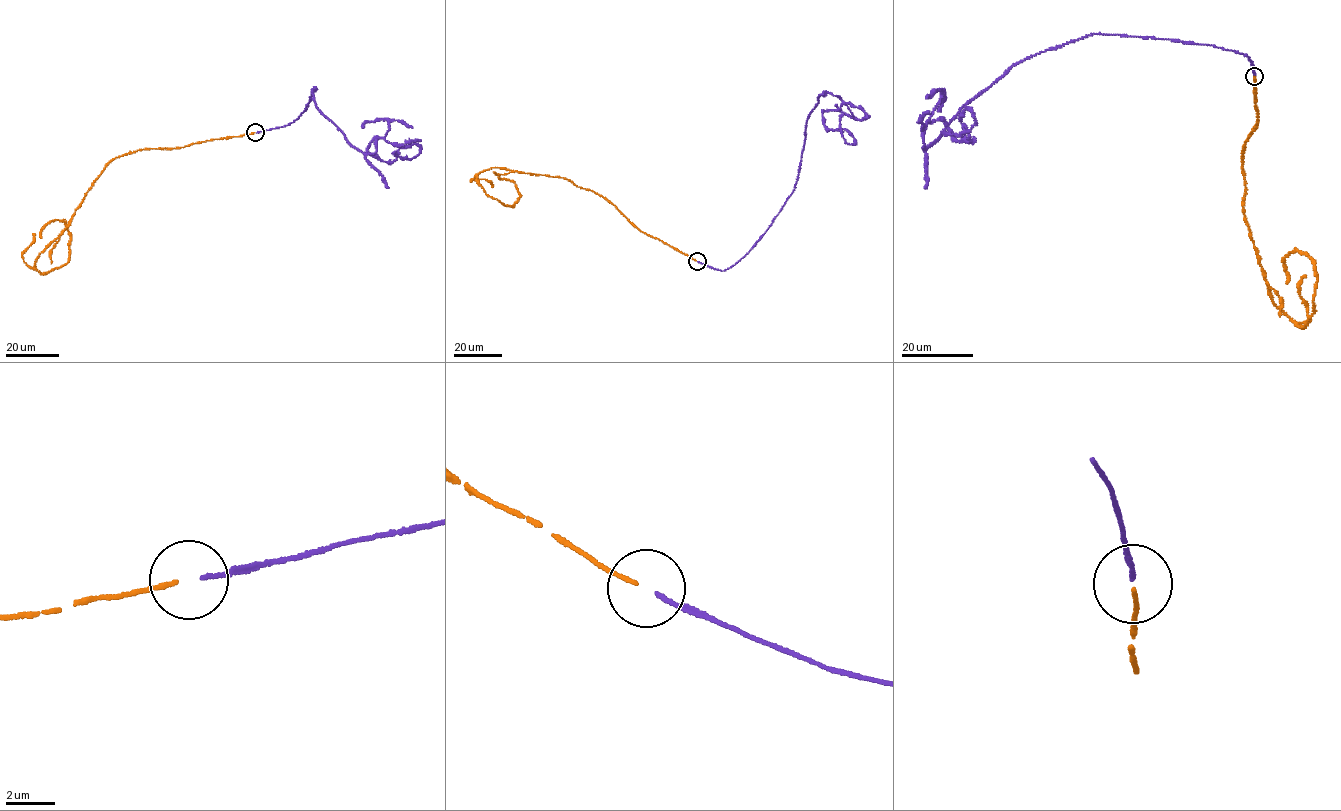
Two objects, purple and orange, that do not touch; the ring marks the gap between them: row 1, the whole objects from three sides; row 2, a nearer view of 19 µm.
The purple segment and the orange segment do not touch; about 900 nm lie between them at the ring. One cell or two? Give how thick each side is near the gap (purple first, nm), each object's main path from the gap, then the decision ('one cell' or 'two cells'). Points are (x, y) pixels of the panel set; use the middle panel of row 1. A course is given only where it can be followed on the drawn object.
calibres 170 and 170 nm; course purple (697, 261), (724, 270), (767, 230), (793, 191), (819, 96), (840, 97), (823, 123), (854, 143), (843, 114); course orange (696, 261), (638, 230), (591, 190), (499, 168), (478, 174), (485, 193), (512, 206), (515, 184), (498, 177); one cell

